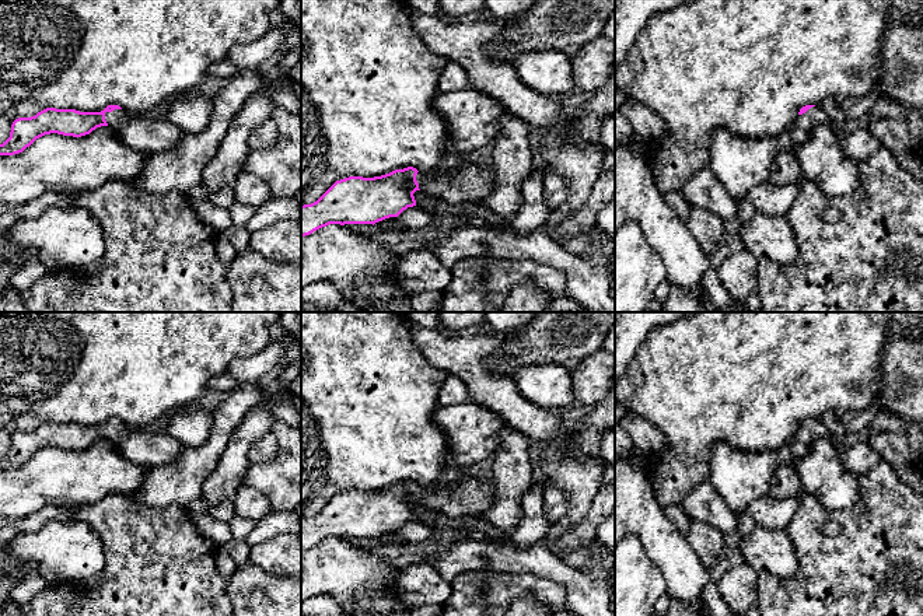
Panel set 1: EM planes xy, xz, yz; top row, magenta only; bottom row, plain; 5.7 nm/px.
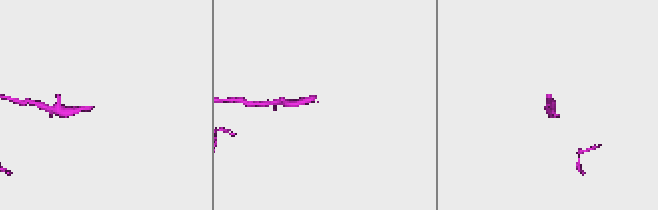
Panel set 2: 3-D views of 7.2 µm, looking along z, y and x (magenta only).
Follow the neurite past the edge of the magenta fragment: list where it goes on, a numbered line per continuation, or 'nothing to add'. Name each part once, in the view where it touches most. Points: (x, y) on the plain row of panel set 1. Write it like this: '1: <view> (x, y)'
1: xy (150, 450)

